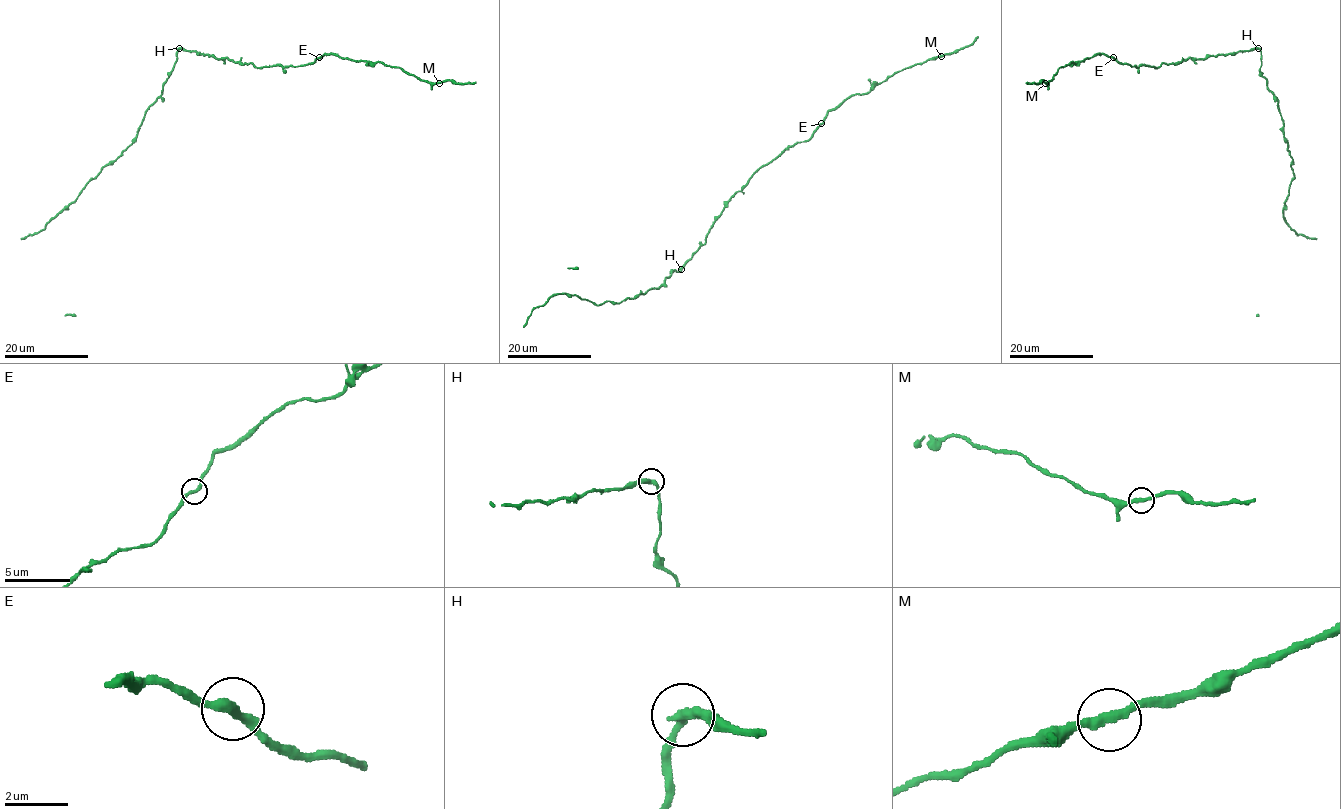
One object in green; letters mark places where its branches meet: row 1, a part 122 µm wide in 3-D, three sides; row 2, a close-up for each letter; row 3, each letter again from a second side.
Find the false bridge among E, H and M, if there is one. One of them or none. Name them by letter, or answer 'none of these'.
H

